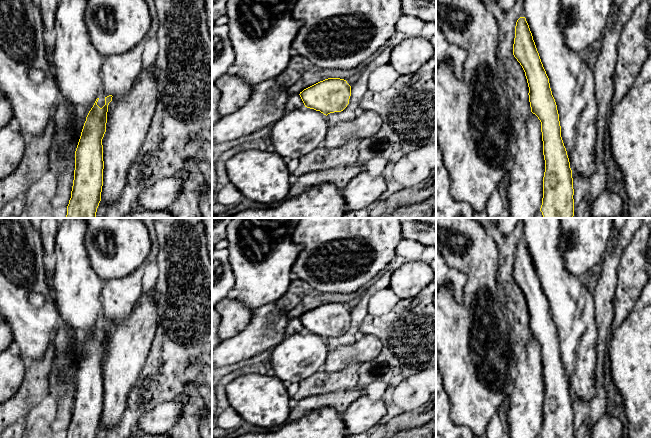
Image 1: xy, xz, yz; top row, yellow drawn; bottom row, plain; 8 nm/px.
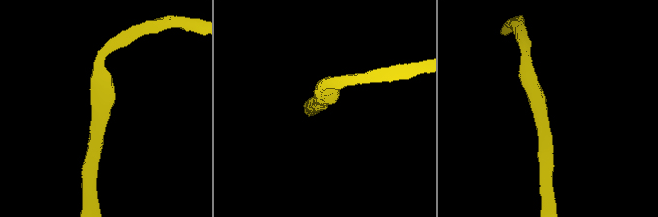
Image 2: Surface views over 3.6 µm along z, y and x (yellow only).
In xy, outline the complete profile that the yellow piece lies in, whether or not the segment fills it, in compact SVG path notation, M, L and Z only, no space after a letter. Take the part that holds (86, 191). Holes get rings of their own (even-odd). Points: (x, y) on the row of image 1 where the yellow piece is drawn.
M61 0L55 14L56 40L53 46L53 59L55 66L54 77L56 79L60 98L66 99L72 110L72 123L74 125L74 141L77 145L75 151L74 180L71 191L71 198L67 206L66 218L95 218L97 208L101 201L103 186L103 145L102 139L106 132L108 105L112 101L112 95L105 97L105 105L100 108L97 105L102 91L102 80L100 71L102 56L92 46L88 30L85 24L86 0Z

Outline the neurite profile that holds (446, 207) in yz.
M439 146L436 147L436 218L473 218L474 210L467 202L458 202L453 199L450 192L451 178L446 169L442 152Z

